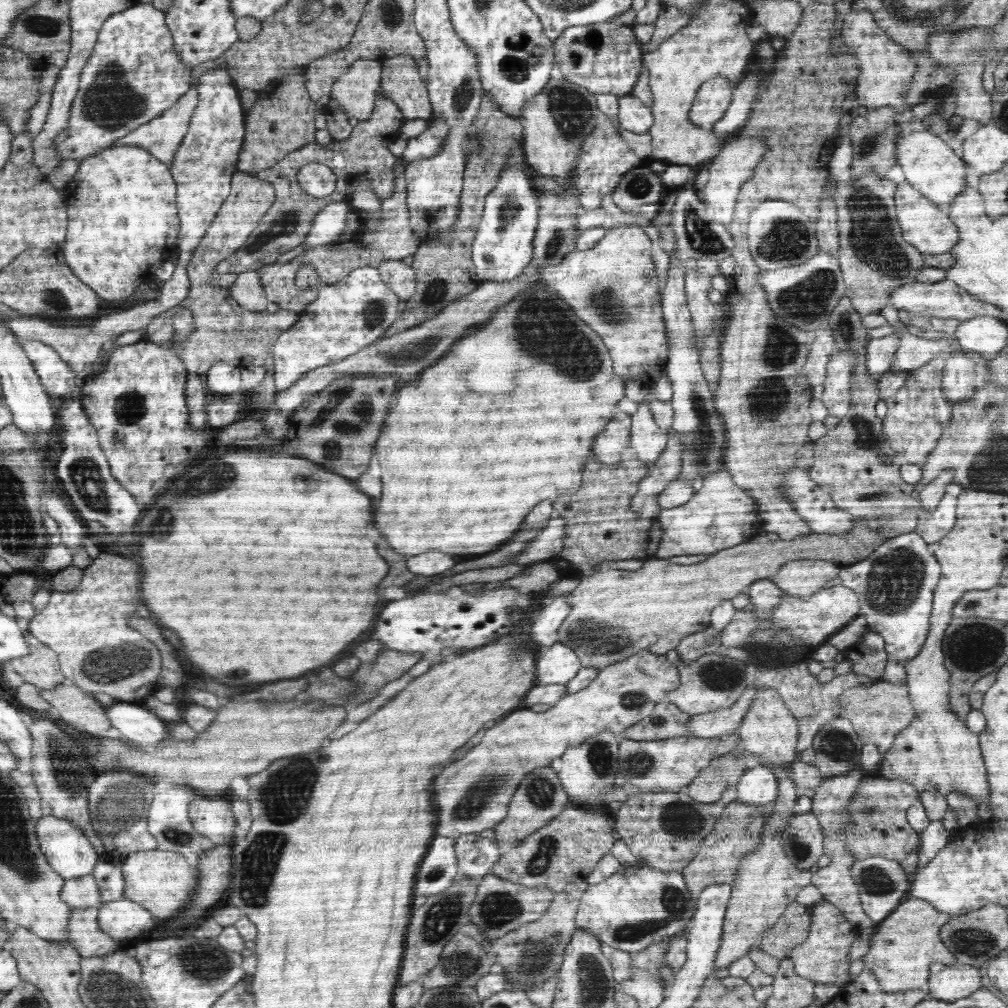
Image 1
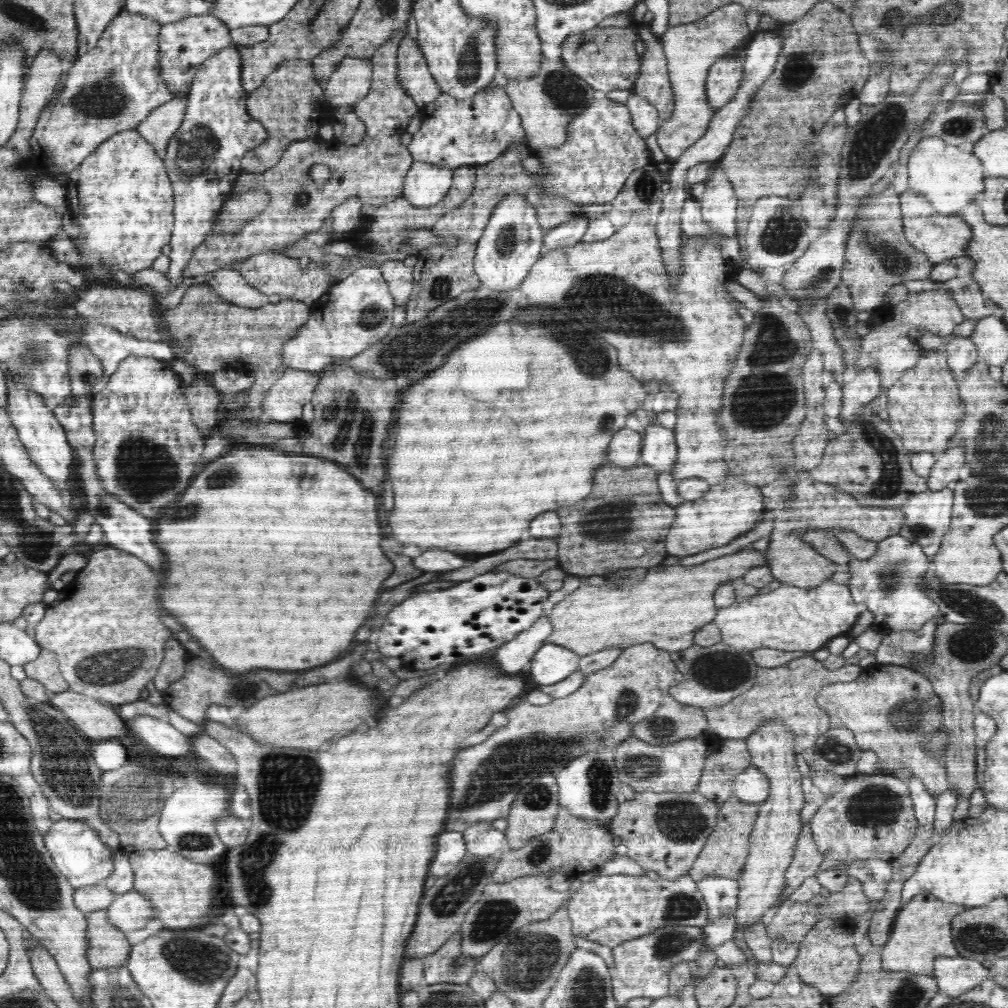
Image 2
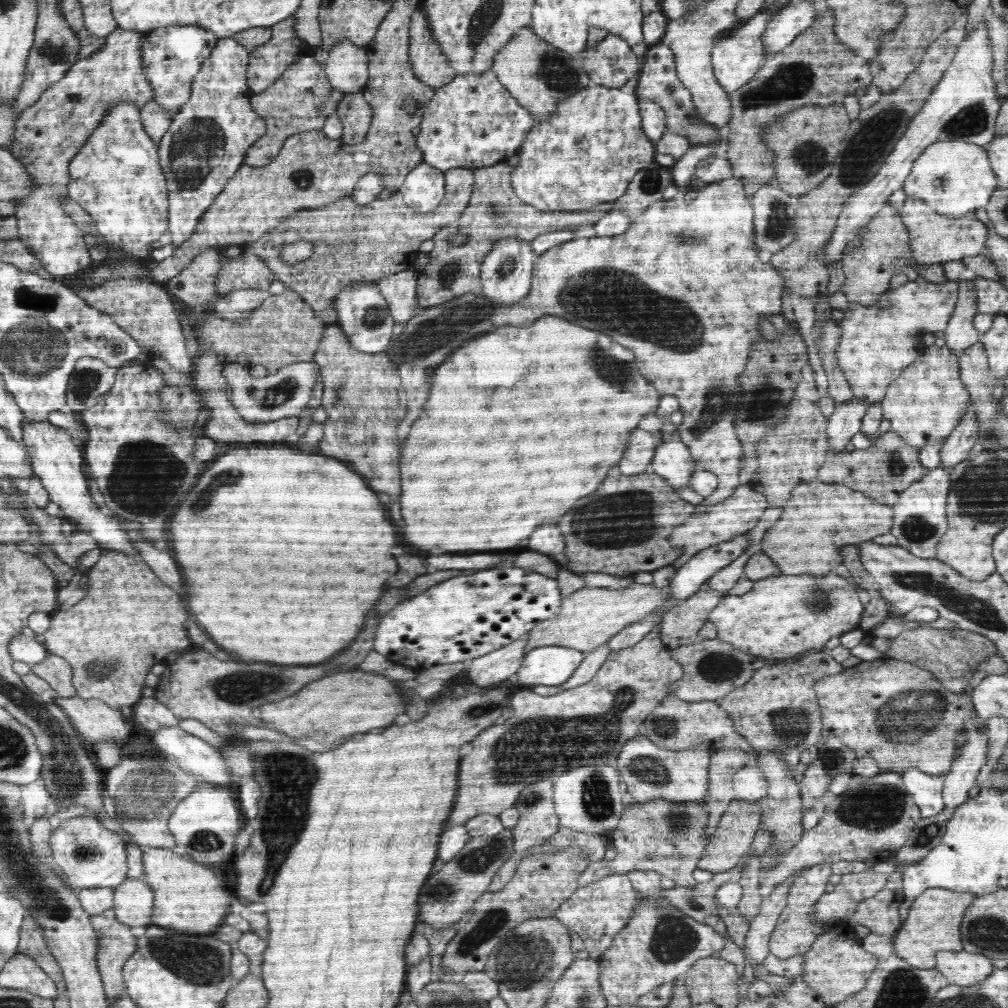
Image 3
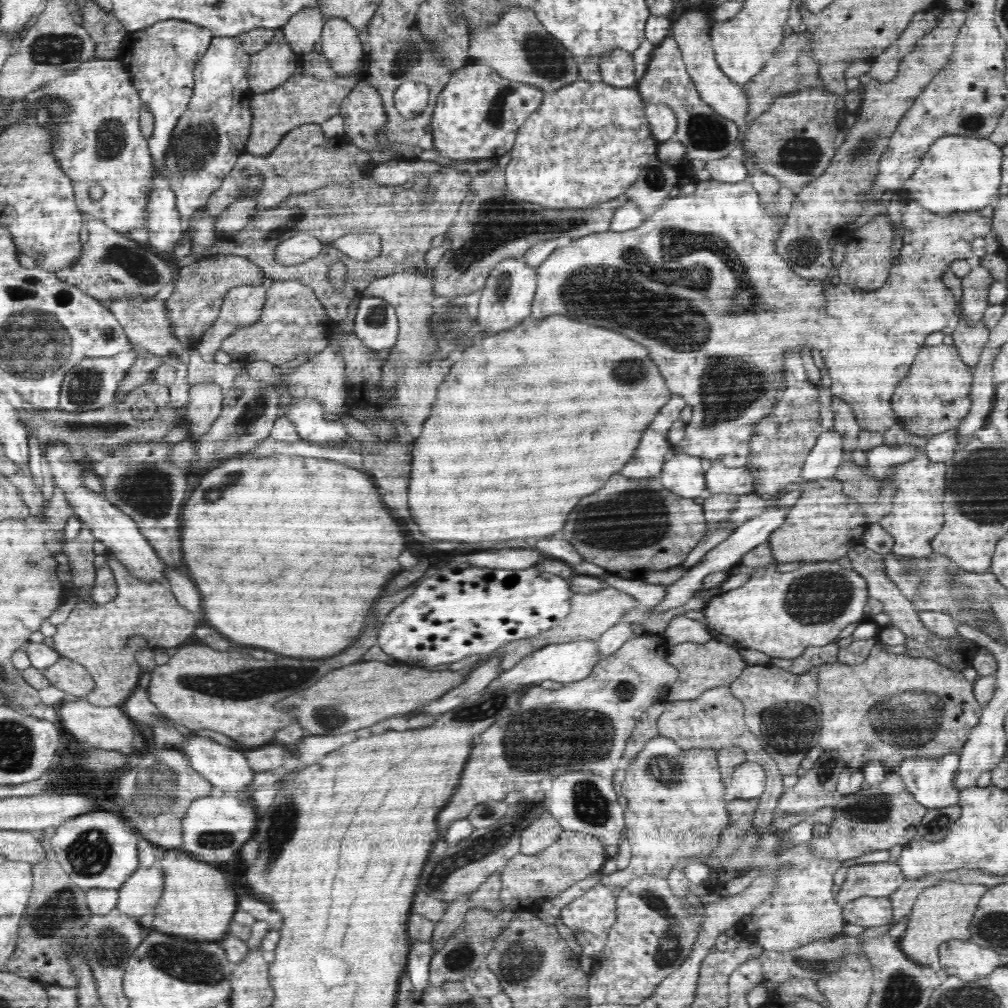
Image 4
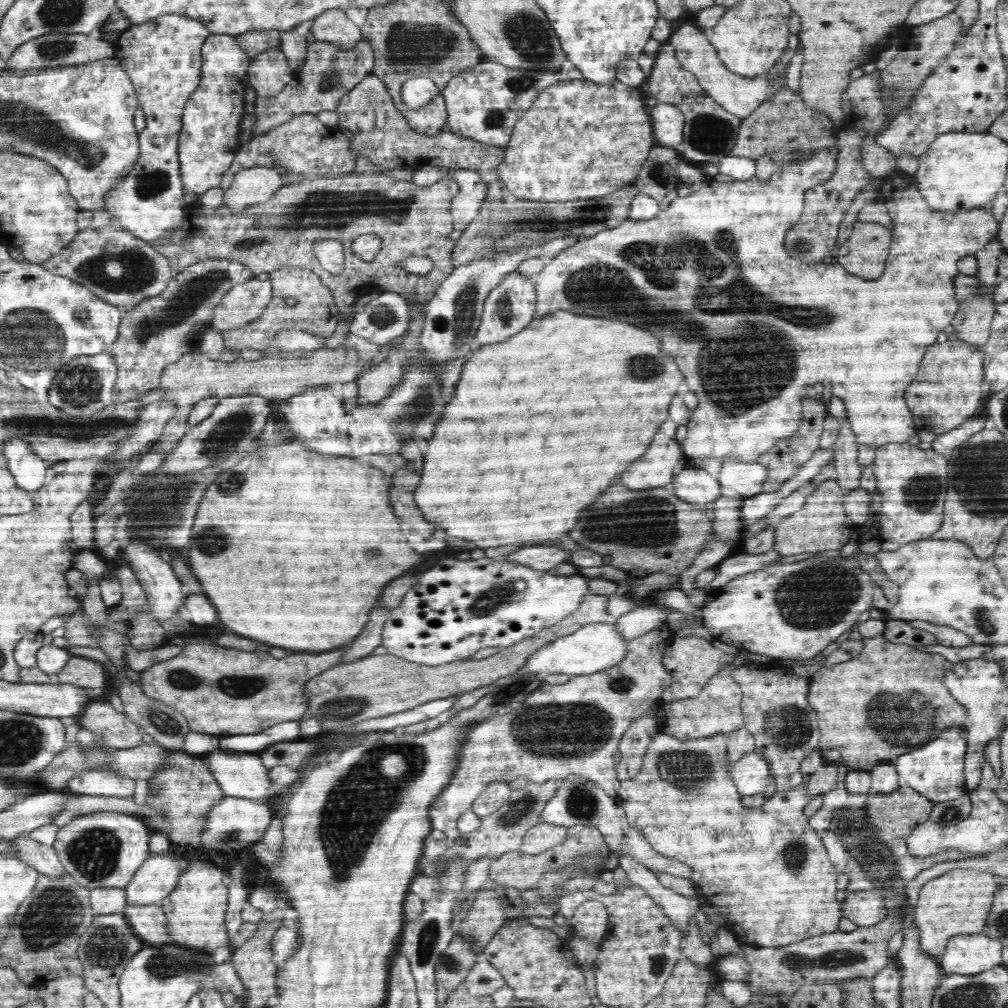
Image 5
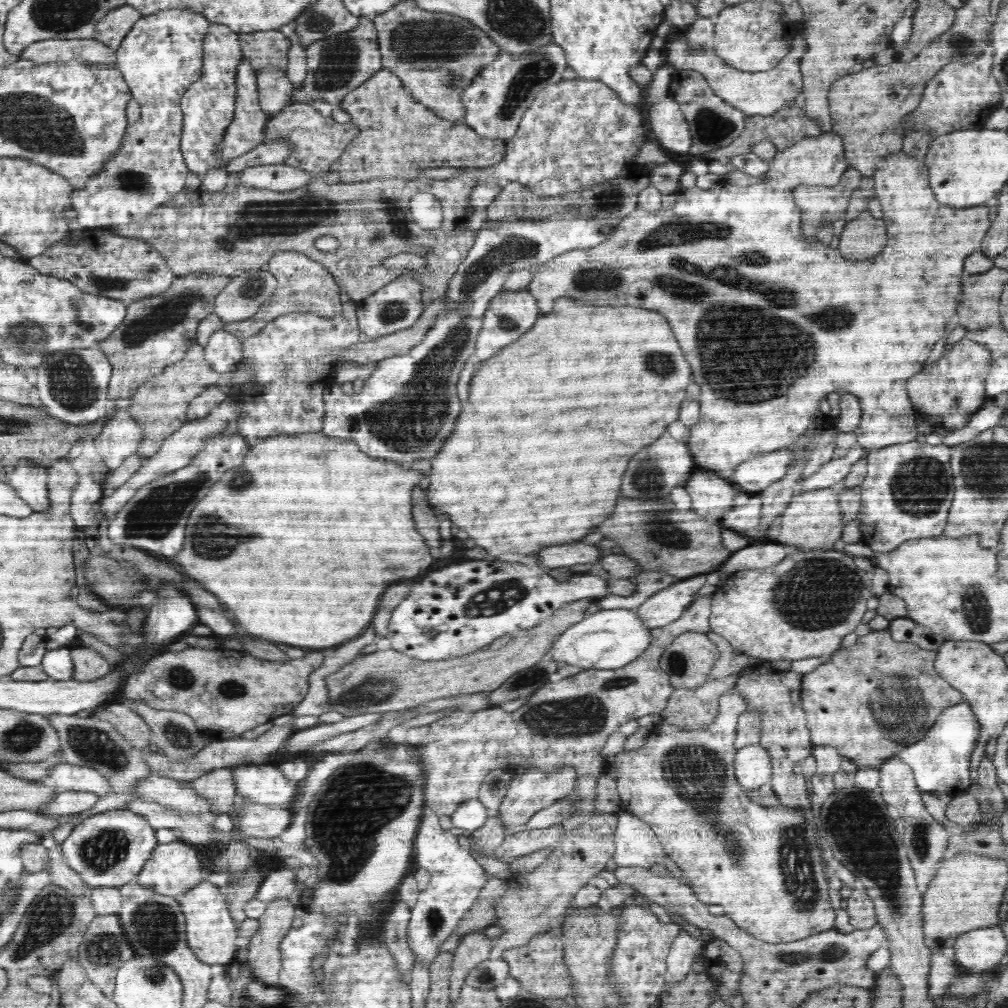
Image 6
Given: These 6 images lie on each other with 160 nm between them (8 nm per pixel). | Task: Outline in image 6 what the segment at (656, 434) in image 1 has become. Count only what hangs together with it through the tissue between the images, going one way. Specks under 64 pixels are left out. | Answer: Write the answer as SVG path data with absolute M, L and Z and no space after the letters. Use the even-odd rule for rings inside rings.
M696 472L686 482L686 490L692 498L692 508L706 516L710 512L728 512L732 508L736 492L728 482L716 478L710 472Z

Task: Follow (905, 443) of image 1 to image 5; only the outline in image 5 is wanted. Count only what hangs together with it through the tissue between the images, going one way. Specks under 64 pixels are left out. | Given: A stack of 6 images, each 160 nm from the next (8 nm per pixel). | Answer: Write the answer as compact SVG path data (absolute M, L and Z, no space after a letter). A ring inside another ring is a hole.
M961 340L945 341L942 344L932 344L932 348L926 350L924 360L920 362L918 376L914 382L908 386L903 394L904 400L915 418L915 424L918 430L926 430L936 435L944 434L957 426L960 426L966 418L974 416L974 410L980 406L980 401L985 393L985 369L984 369L984 351L978 350Z

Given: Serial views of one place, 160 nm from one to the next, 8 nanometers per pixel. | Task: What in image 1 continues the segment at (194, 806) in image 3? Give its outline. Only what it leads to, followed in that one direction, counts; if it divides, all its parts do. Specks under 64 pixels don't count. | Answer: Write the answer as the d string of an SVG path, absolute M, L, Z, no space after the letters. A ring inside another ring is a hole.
M172 785L171 788L161 790L154 795L150 808L147 812L147 827L149 833L154 836L158 843L159 850L172 851L183 854L190 863L190 866L196 867L198 855L201 852L210 850L215 844L211 839L199 832L196 832L192 821L189 819L190 803L197 799L198 794L188 790L188 786Z

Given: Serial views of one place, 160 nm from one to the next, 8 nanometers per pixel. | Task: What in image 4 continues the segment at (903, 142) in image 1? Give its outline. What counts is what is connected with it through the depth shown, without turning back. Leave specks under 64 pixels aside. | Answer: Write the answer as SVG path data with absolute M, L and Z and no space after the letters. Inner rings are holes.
M946 135L936 139L921 158L918 168L906 180L903 189L910 199L918 201L924 208L936 214L962 213L980 210L994 203L999 196L998 188L1002 174L1002 146L990 142L989 138L966 138L960 135Z

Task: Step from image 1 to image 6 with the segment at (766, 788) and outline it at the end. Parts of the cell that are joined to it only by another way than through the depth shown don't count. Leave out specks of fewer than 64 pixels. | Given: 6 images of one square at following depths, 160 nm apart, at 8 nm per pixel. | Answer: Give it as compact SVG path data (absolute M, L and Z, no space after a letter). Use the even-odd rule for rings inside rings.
M758 743L738 750L734 768L736 778L745 790L756 790L769 783L773 774L769 752Z

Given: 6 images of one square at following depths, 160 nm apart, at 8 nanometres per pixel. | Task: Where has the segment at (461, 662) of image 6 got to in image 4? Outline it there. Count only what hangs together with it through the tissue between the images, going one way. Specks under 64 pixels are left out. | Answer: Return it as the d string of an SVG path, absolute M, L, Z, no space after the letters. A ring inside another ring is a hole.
M610 587L600 590L600 592L592 592L592 594L576 594L572 596L572 608L570 608L569 613L560 624L554 625L552 628L538 633L536 636L508 643L485 659L502 657L500 667L502 667L502 672L504 672L505 670L514 668L522 658L527 657L543 646L572 642L572 640L598 640L606 630L621 622L620 618L626 612L630 612L630 610L634 610L639 606L640 604L630 594L626 594L622 590L614 590L614 588ZM482 658L471 668L464 668L458 672L445 670L443 667L430 668L416 667L405 663L388 665L382 661L364 661L344 668L336 668L322 680L317 680L314 686L308 690L302 690L300 694L292 694L284 698L276 710L294 710L293 717L304 728L307 735L318 734L346 734L352 730L368 728L388 716L394 714L406 714L416 710L422 704L428 704L431 700L442 698L451 688L464 682L466 675L479 665Z

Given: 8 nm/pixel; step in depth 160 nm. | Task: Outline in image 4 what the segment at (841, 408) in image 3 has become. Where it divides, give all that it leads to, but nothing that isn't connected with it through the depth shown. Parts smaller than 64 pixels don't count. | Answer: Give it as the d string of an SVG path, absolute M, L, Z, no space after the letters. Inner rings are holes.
M834 427L822 430L814 448L810 450L802 470L801 483L835 477L838 466L846 460L842 435Z

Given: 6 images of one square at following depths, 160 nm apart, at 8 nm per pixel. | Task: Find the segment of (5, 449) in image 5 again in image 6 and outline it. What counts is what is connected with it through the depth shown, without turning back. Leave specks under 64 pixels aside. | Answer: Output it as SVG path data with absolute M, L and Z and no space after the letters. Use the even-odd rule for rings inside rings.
M20 462L12 468L9 484L16 488L19 498L26 500L34 510L46 510L50 506L48 492L49 475L44 467L28 466L28 462Z

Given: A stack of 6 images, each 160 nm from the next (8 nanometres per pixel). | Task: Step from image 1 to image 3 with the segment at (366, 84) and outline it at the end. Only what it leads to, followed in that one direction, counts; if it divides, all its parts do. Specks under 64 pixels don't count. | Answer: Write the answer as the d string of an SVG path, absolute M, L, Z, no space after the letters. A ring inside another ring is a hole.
M350 41L339 43L324 59L330 86L338 92L360 93L368 82L369 58L364 48Z

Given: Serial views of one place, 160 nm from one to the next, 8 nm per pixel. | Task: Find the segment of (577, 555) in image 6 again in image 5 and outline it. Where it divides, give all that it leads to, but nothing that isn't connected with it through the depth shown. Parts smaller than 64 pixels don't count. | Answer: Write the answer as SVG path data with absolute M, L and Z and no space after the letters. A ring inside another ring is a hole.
M526 546L508 554L506 560L542 571L568 562L568 552L554 546Z

